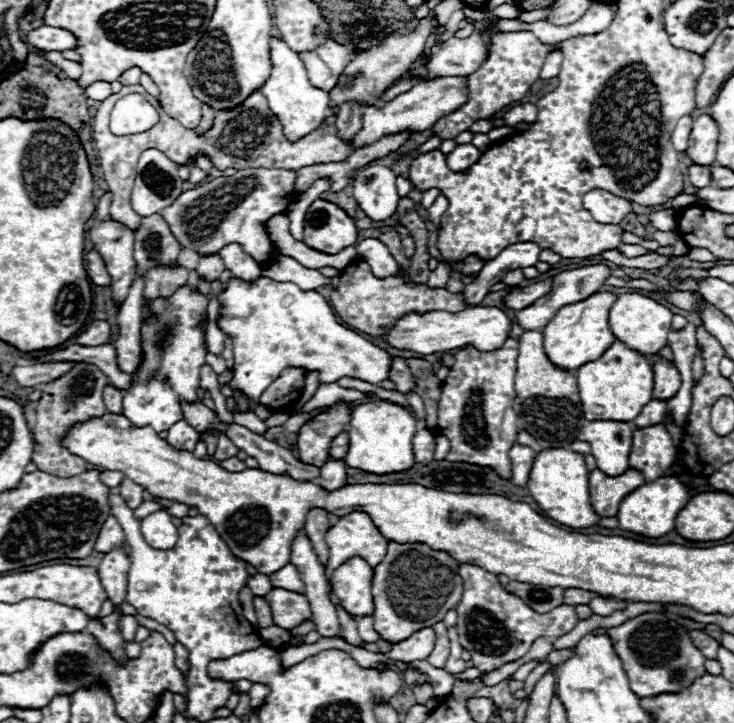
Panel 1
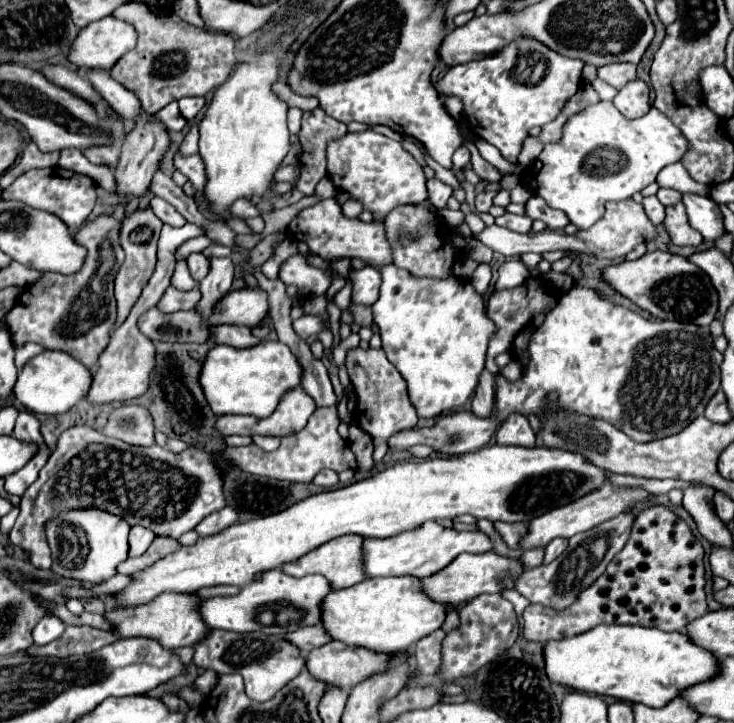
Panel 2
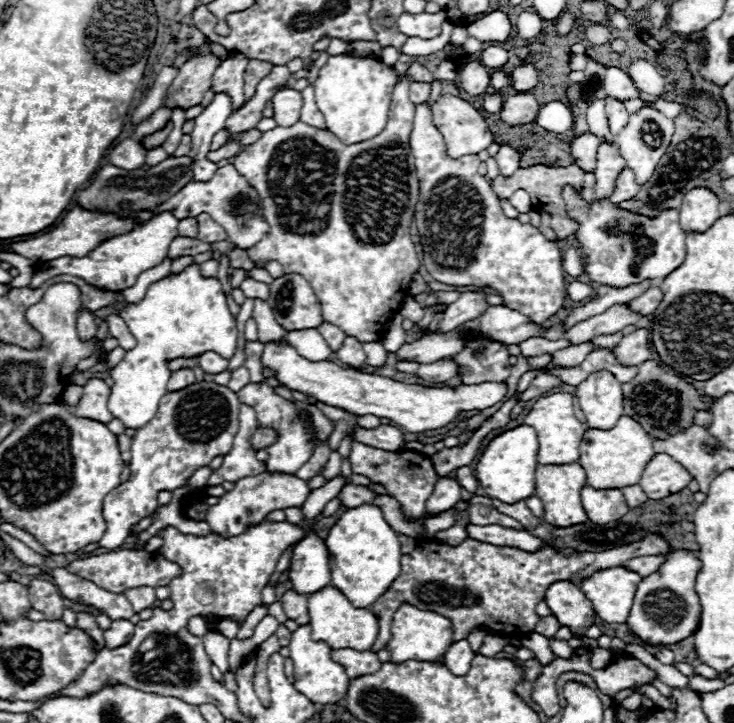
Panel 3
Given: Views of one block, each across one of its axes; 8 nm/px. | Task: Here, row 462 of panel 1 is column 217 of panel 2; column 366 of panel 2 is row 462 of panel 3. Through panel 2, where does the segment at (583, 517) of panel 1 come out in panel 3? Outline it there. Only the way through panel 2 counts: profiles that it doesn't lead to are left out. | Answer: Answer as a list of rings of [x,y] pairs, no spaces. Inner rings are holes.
[[[522,424],[514,430],[502,432],[500,436],[492,438],[488,446],[484,448],[474,472],[476,480],[480,482],[480,488],[488,498],[496,498],[506,504],[514,504],[518,500],[526,500],[528,496],[534,496],[534,472],[538,464],[538,438],[536,430]]]

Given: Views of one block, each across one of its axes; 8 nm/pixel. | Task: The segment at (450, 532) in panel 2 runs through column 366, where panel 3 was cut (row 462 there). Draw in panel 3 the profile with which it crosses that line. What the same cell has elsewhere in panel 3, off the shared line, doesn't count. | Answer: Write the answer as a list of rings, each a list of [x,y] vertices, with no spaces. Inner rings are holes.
[[[550,394],[536,400],[528,416],[524,418],[524,424],[532,426],[538,434],[538,462],[540,464],[572,464],[578,462],[578,446],[586,432],[586,426],[576,420],[574,408],[572,408],[572,394]]]

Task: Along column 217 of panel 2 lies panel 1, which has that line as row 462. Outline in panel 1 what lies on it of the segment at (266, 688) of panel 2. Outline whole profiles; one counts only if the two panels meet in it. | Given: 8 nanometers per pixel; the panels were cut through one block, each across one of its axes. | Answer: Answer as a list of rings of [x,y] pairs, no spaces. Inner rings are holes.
[[[664,424],[632,430],[630,466],[640,470],[646,482],[664,476],[666,470],[672,466],[676,452],[678,448],[674,446]]]

